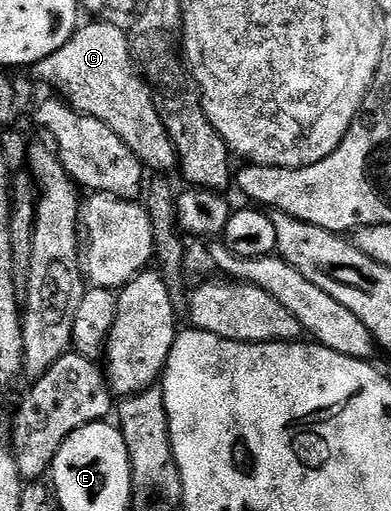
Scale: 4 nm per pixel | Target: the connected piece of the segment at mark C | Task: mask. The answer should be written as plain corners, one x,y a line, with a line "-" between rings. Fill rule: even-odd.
104,19
93,20
96,21
93,25
81,24
60,50
36,63
36,77
50,88
57,89
60,92
57,94
77,113
98,119
98,123
106,123
106,127
110,127
110,131
134,151
145,170
175,170
178,165
176,148
166,127
162,127
162,119
158,119
152,90
132,62
128,33
100,20

